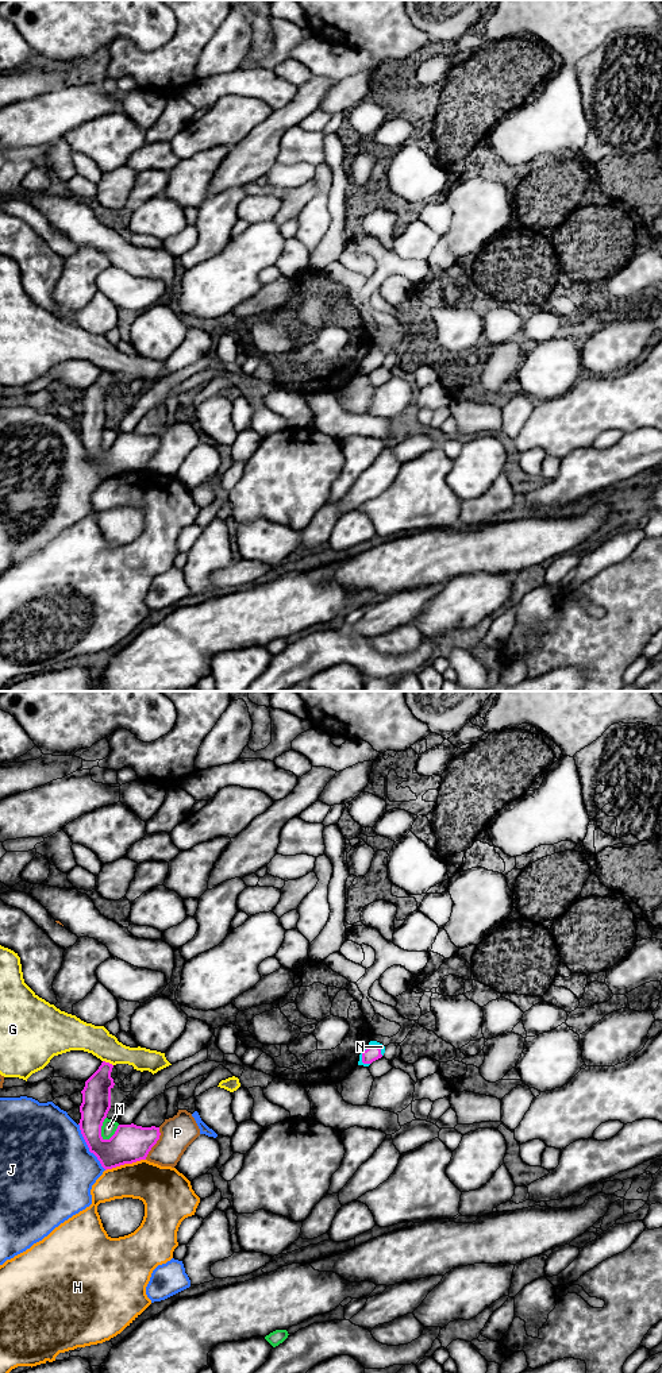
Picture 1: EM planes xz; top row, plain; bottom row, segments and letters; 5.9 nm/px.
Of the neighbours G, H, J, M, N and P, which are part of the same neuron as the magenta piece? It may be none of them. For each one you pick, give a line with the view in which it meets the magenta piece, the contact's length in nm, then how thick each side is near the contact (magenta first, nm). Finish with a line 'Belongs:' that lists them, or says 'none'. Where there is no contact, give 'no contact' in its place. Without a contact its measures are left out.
Belongs: none

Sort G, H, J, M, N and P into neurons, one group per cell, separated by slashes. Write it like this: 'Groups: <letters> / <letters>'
Groups: G / H / J / M N / P

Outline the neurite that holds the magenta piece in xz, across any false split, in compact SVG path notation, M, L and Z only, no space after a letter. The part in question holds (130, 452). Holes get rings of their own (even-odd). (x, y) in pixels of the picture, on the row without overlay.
M103 370L85 390L78 432L89 460L97 466L105 479L146 468L161 444L159 436L131 432L119 433L109 448L101 446L101 435L111 417L111 398L115 394L111 386L112 377L112 373Z

